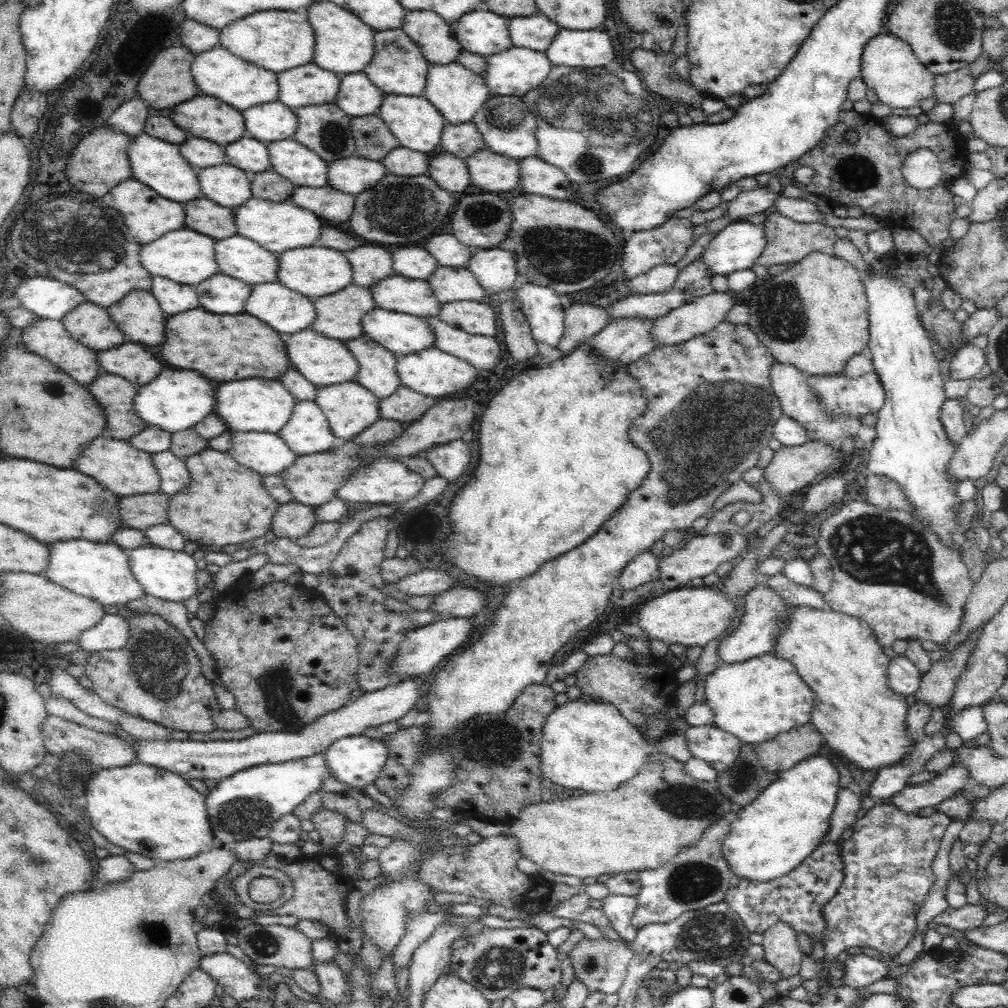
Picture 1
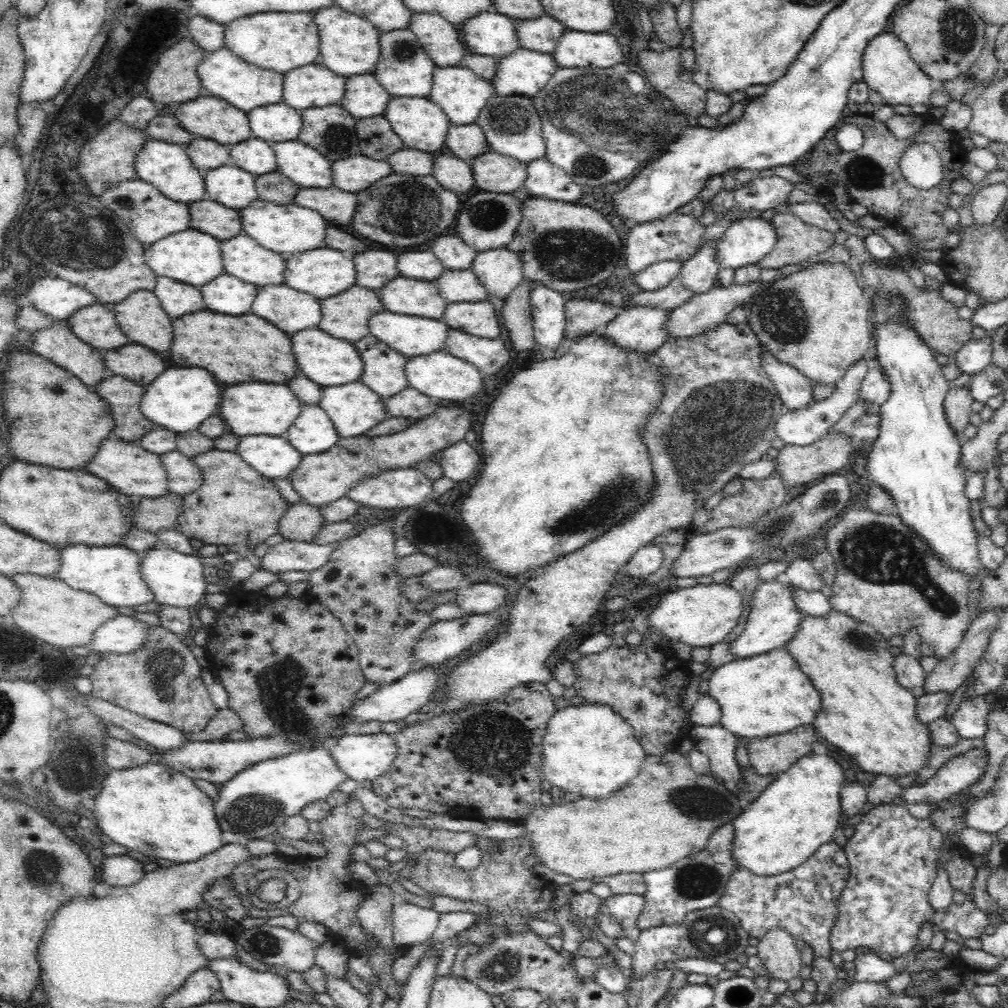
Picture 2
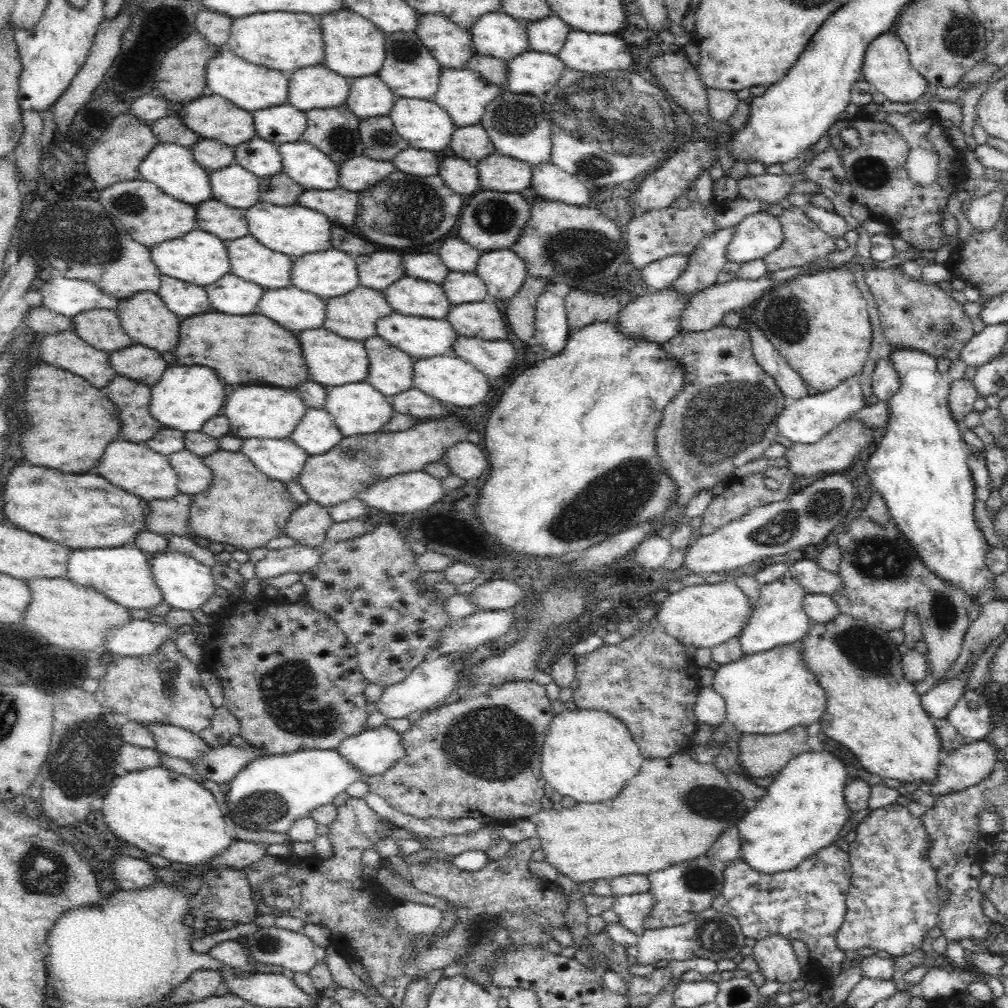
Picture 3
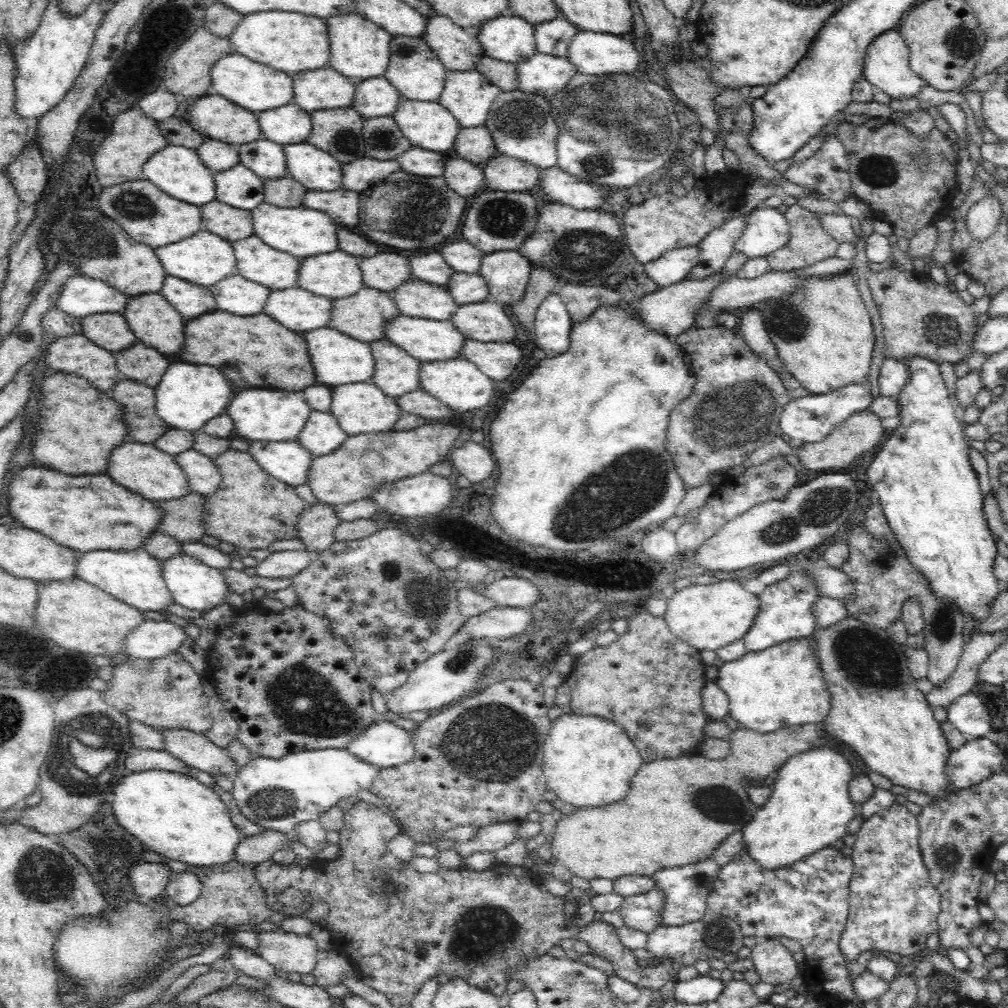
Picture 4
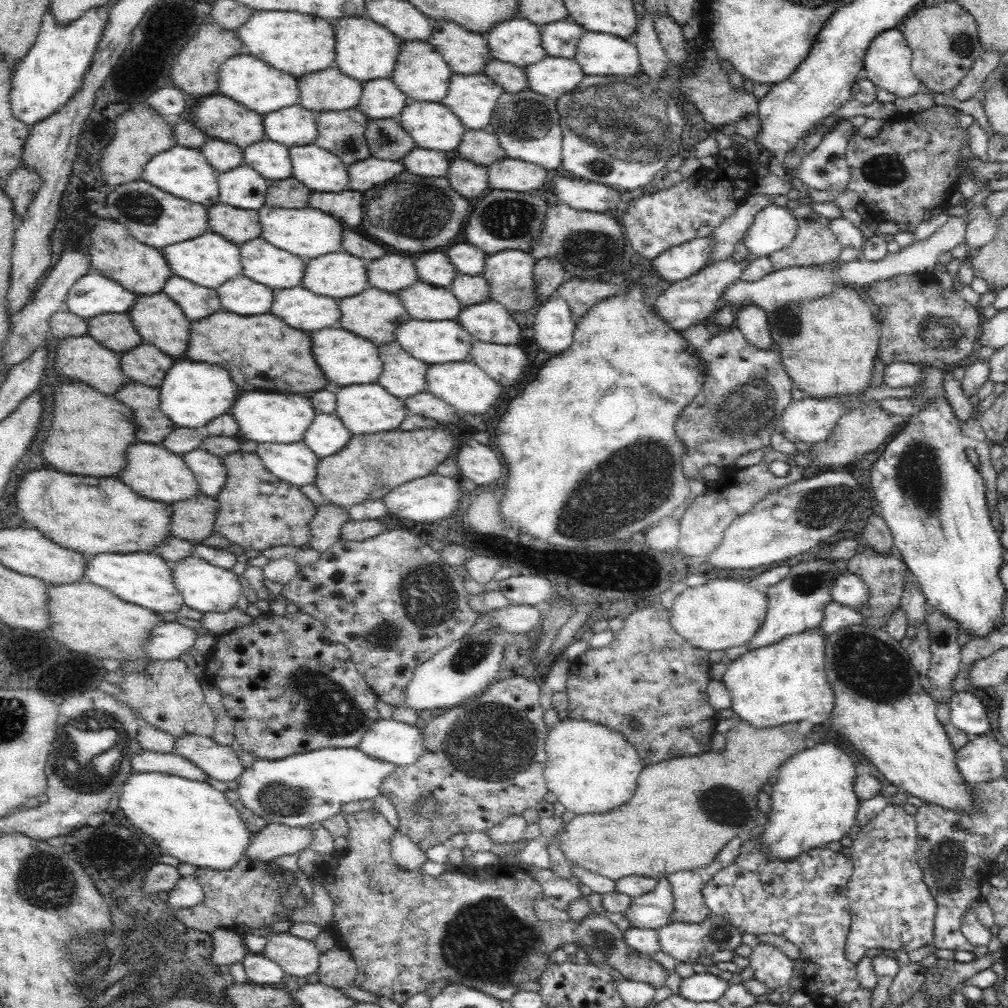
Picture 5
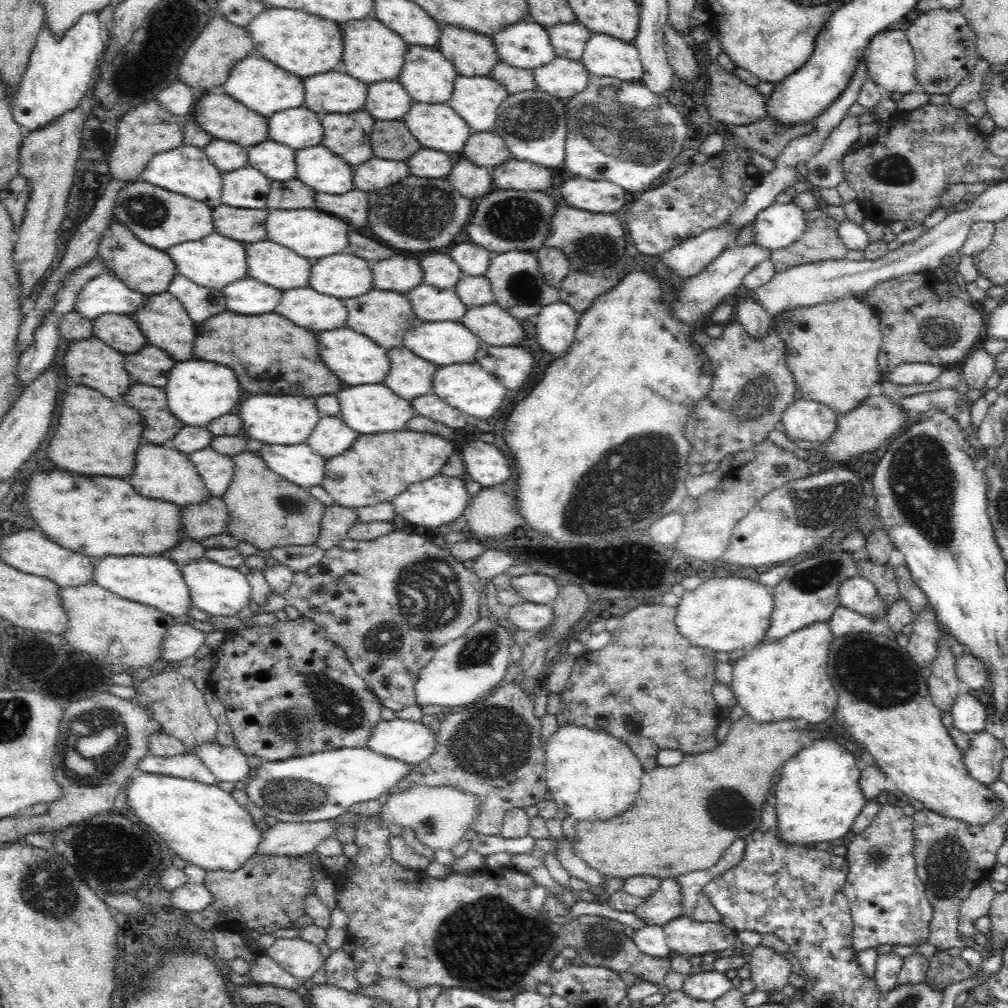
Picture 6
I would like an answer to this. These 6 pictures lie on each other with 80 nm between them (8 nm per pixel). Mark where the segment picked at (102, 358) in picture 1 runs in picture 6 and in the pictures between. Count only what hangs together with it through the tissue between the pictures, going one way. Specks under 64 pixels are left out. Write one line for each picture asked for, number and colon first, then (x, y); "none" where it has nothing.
2: (134, 362)
3: (143, 365)
4: (138, 362)
5: (146, 364)
6: (150, 366)

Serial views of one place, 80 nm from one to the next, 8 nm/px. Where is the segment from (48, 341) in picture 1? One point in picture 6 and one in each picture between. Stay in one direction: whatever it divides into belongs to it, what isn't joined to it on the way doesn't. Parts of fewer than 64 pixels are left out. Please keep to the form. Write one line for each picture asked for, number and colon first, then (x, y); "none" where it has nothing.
2: (57, 344)
3: (66, 350)
4: (75, 354)
5: (83, 358)
6: (91, 362)

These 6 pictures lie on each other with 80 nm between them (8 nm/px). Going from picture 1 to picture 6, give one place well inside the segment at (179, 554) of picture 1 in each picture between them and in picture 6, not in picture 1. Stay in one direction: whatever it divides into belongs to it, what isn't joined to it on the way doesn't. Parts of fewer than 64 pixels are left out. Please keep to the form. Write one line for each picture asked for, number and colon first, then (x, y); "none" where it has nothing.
2: (177, 579)
3: (186, 584)
4: (192, 584)
5: (205, 587)
6: (220, 590)

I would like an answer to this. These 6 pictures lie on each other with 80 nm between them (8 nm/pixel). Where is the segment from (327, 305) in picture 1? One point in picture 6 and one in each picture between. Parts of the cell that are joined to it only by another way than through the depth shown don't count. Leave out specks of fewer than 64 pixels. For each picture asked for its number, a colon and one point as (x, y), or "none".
2: (345, 316)
3: (352, 316)
4: (363, 316)
5: (373, 314)
6: (384, 316)

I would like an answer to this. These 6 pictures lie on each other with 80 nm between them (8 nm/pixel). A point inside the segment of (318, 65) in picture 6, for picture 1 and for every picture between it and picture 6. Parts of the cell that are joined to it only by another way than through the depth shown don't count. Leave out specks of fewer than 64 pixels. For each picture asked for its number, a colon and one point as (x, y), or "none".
1: (276, 40)
2: (281, 41)
3: (285, 41)
4: (290, 42)
5: (292, 42)

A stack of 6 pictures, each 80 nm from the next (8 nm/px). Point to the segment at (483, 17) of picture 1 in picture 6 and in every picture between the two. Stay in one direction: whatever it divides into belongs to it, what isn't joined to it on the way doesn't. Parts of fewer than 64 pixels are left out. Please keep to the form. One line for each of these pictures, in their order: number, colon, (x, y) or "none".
2: (492, 34)
3: (498, 35)
4: (511, 40)
5: (517, 42)
6: (525, 45)

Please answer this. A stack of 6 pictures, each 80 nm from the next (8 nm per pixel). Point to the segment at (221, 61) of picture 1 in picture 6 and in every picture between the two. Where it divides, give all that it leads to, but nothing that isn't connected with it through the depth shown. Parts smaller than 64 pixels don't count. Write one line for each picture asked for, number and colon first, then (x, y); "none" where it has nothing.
2: (222, 73)
3: (251, 87)
4: (256, 87)
5: (256, 85)
6: (260, 85)

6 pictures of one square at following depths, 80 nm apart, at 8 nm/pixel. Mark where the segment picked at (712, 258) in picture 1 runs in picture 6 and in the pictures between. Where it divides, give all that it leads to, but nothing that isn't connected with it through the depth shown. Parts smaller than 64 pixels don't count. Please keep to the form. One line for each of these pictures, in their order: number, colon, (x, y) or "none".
2: (746, 241)
3: (756, 236)
4: (767, 230)
5: (774, 227)
6: (775, 227)

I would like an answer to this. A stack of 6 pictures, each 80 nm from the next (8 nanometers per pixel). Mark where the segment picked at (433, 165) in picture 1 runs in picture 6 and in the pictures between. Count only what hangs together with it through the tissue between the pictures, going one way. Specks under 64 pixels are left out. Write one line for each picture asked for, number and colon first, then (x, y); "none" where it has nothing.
2: (454, 174)
3: (458, 175)
4: (465, 178)
5: (470, 180)
6: (472, 181)

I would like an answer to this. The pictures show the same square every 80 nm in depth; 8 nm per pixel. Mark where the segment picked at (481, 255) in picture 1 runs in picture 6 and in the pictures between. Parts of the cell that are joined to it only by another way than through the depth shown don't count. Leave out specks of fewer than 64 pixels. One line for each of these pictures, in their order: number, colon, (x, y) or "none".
2: (500, 271)
3: (503, 271)
4: (506, 272)
5: (510, 273)
6: (518, 286)

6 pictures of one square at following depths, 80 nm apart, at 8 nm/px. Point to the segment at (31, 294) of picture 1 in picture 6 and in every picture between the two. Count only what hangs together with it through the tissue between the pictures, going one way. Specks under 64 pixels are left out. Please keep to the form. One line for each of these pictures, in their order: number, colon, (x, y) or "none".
2: (56, 297)
3: (68, 297)
4: (81, 296)
5: (93, 294)
6: (105, 294)

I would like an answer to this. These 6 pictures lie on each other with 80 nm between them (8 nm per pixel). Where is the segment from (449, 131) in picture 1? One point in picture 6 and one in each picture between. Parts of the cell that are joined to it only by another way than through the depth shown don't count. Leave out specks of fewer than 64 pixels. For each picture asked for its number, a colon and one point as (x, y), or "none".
2: (467, 142)
3: (472, 143)
4: (476, 145)
5: (481, 147)
6: (487, 149)

